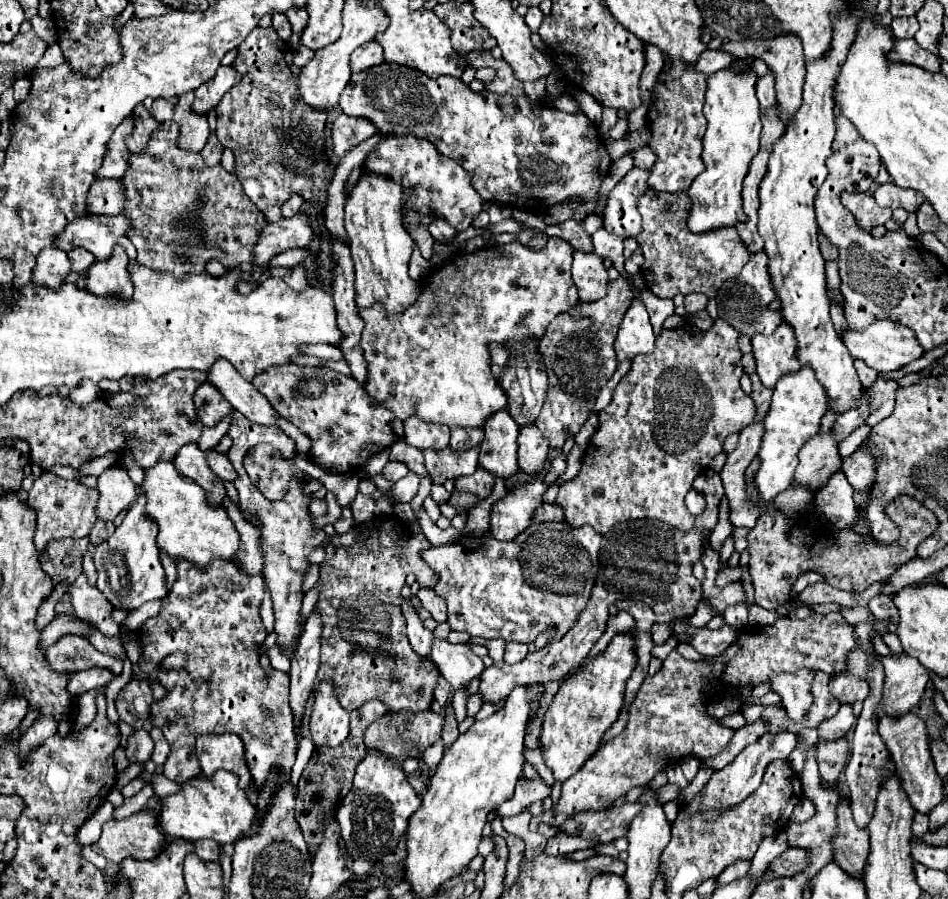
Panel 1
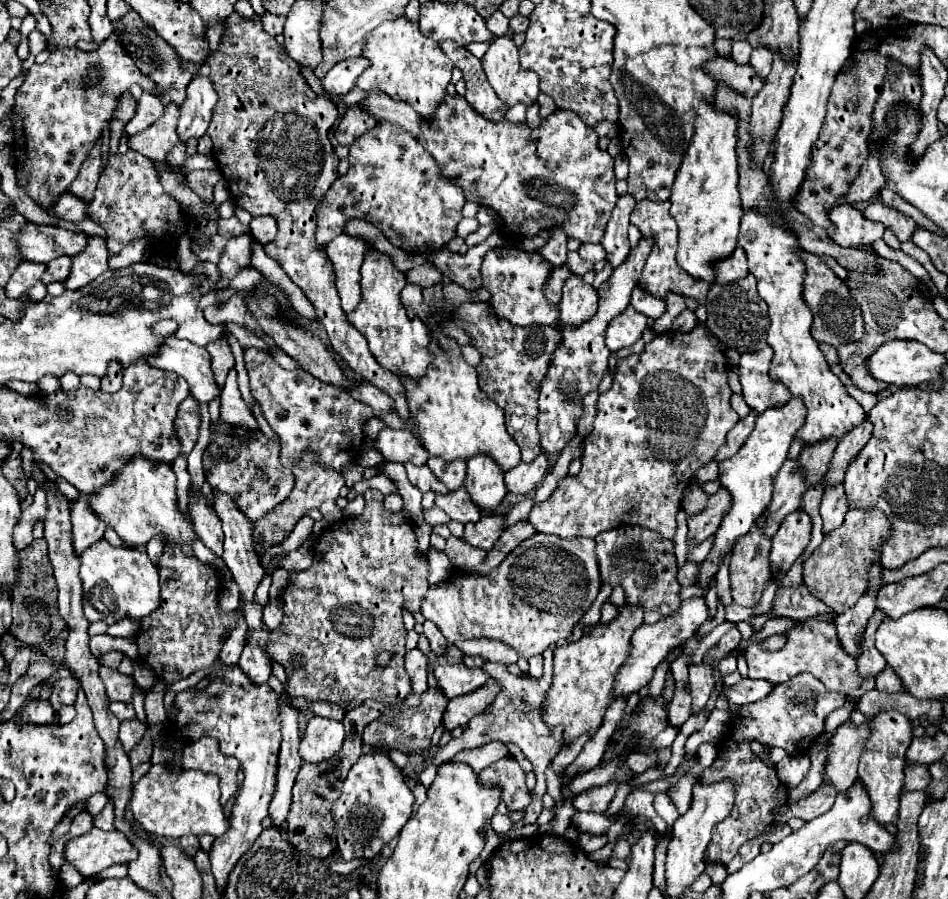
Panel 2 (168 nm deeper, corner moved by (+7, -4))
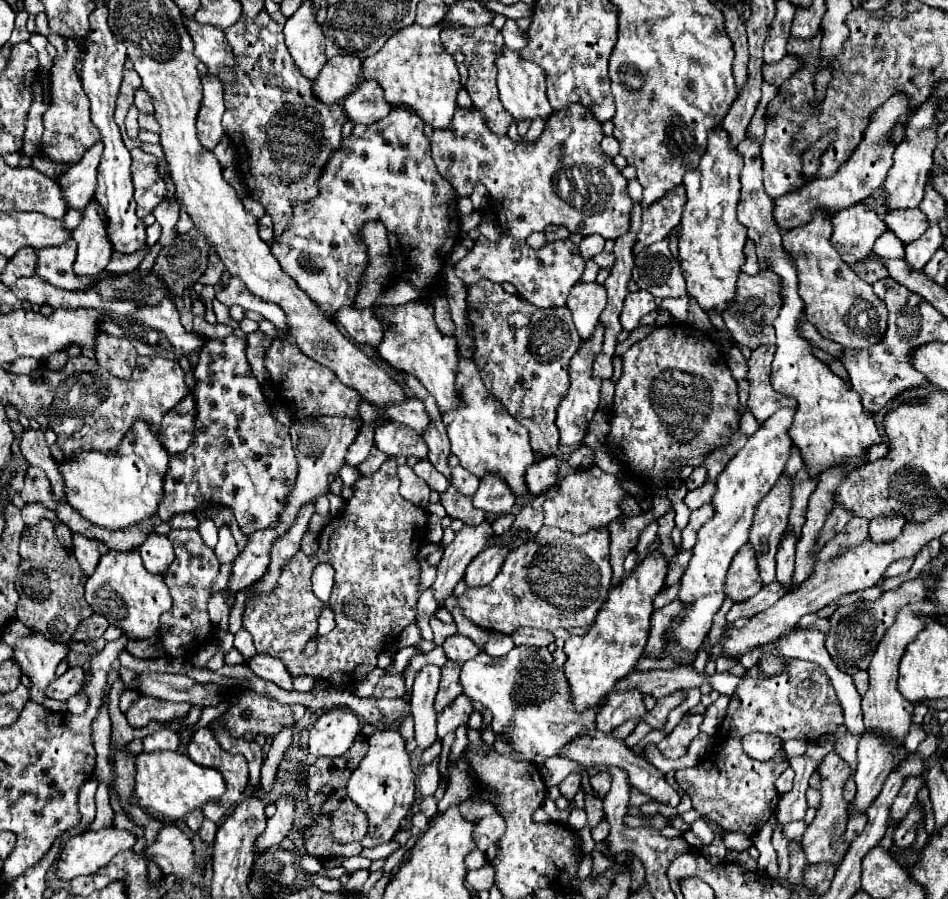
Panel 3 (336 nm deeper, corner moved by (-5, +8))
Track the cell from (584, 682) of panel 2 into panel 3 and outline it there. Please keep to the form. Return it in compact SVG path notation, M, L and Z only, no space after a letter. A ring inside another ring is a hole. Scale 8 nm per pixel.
M654 551L646 555L628 577L624 577L616 587L610 589L610 595L600 607L594 625L582 637L570 637L564 643L564 653L568 655L564 669L574 695L576 711L584 711L586 707L598 705L602 697L616 685L616 681L624 679L636 665L636 661L644 655L644 647L650 631L650 615L654 611L652 599L664 585L668 569L668 559Z

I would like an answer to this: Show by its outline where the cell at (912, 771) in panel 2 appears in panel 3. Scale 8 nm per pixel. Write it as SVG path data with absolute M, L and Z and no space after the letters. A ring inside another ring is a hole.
M908 777L908 779L904 781L898 797L894 799L894 803L892 803L892 807L890 807L888 823L900 823L900 821L906 817L908 809L914 805L916 793L918 793L918 789L920 789L922 785L924 785L924 779L922 779L922 777Z

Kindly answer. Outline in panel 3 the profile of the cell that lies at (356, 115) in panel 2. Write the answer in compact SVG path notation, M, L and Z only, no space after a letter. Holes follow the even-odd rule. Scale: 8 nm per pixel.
M362 81L346 99L344 113L352 123L372 125L376 119L384 119L392 107L384 103L384 91L376 81Z

